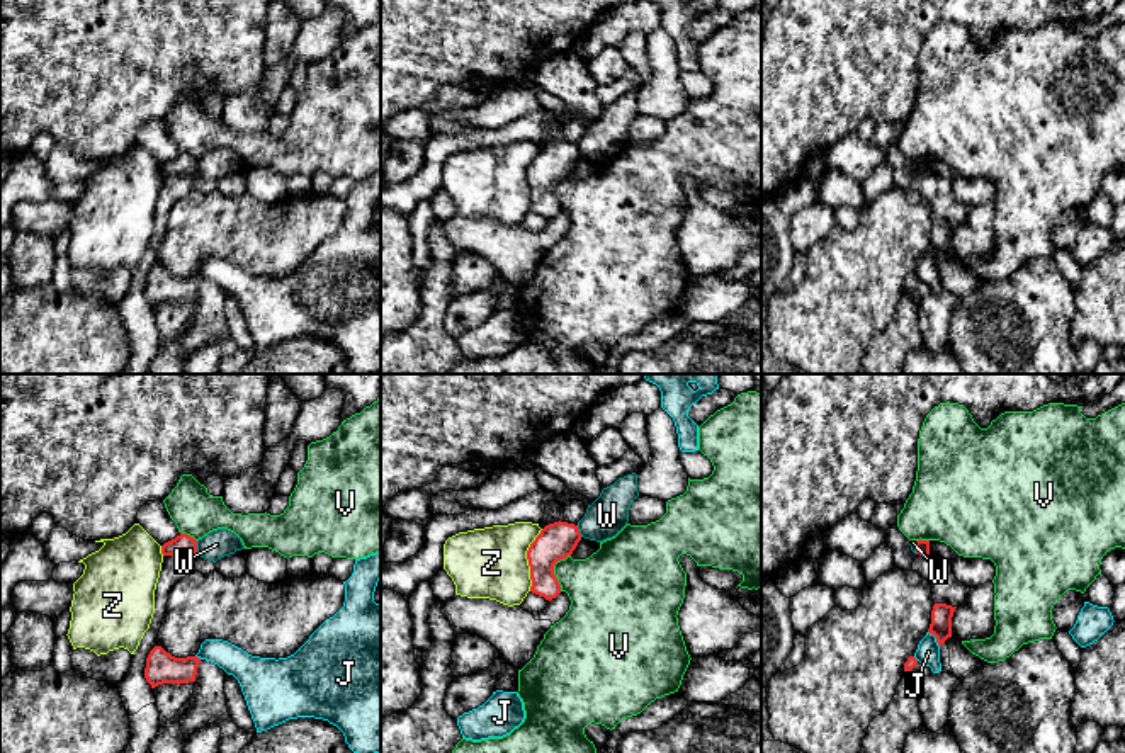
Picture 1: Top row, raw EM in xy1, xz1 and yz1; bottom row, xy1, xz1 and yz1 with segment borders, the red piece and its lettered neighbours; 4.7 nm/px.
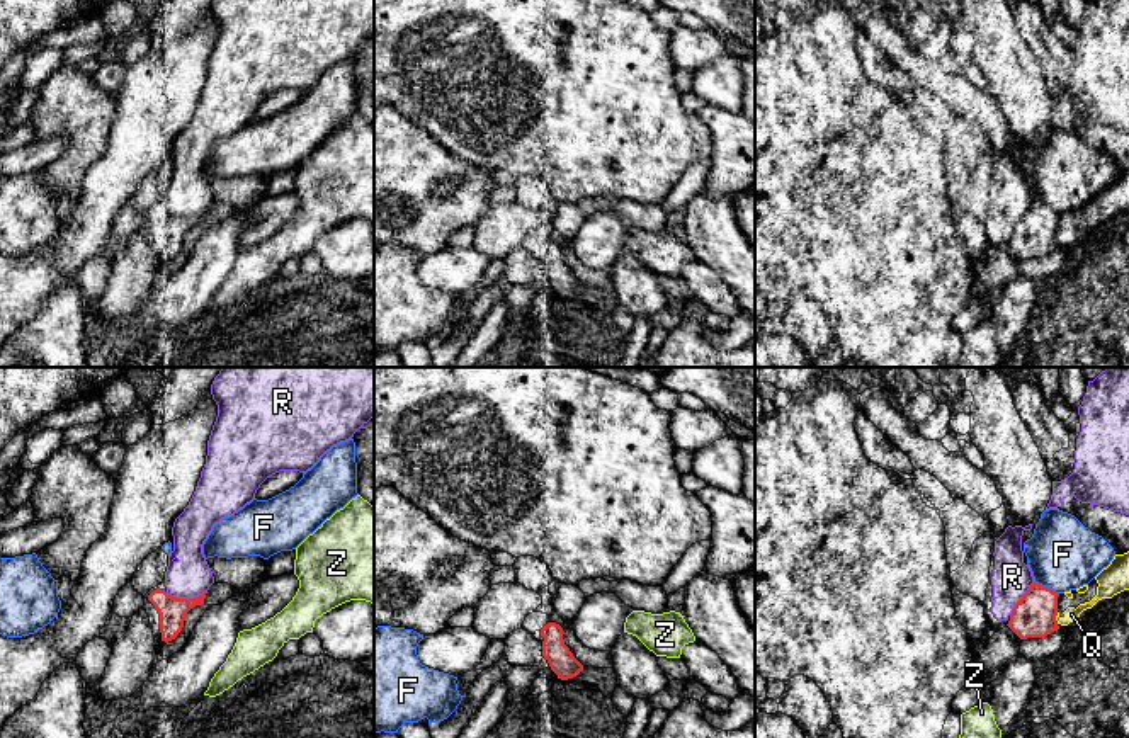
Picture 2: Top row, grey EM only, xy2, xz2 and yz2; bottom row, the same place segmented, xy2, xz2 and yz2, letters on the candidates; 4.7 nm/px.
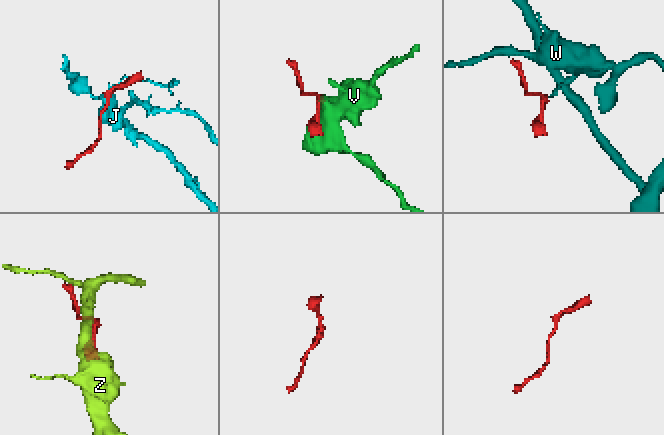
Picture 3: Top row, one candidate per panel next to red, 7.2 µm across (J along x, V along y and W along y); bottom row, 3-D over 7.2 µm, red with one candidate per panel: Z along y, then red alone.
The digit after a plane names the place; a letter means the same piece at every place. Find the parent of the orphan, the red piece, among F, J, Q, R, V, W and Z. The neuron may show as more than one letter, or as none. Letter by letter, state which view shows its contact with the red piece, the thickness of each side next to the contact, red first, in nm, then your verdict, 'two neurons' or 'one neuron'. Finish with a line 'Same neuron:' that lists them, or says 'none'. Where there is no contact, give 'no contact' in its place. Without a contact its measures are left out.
F: meets red in yz2; 200 nm thick on the red side, 340 nm on the other; two neurons
J: meets red in yz1; 100 nm thick on the red side, 110 nm on the other; two neurons
Q: meets red in yz2; 200 nm thick on the red side, 70 nm on the other; two neurons
R: meets red in xy2; 130 nm thick on the red side, 200 nm on the other; two neurons
V: meets red in xz1; 180 nm thick on the red side, 320 nm on the other; two neurons
W: meets red in xy1; 100 nm thick on the red side, 140 nm on the other; two neurons
Z: meets red in xz1; 180 nm thick on the red side, 340 nm on the other; two neurons
Same neuron: none

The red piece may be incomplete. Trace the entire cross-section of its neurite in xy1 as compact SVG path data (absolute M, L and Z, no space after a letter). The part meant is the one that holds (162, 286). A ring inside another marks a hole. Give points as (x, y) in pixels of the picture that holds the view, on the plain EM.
M155 265L146 277L144 297L151 308L163 303L195 301L199 282L197 275L175 277L161 265Z

